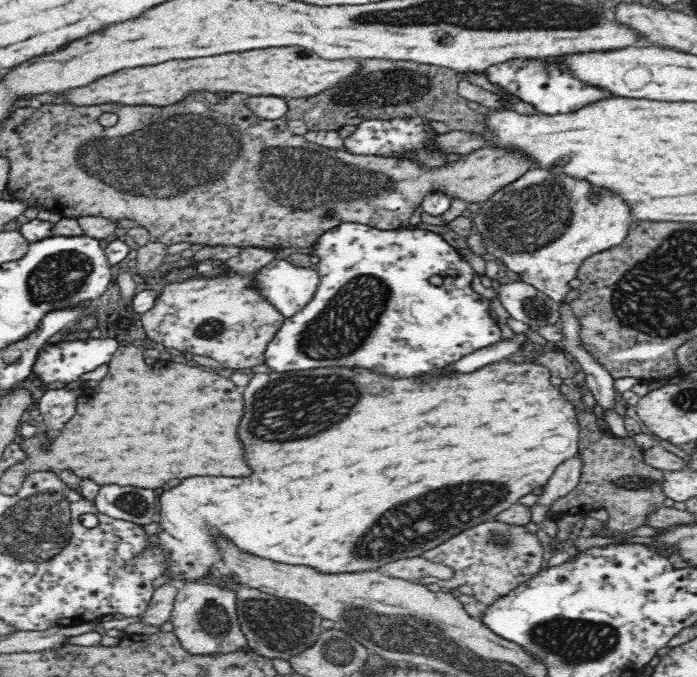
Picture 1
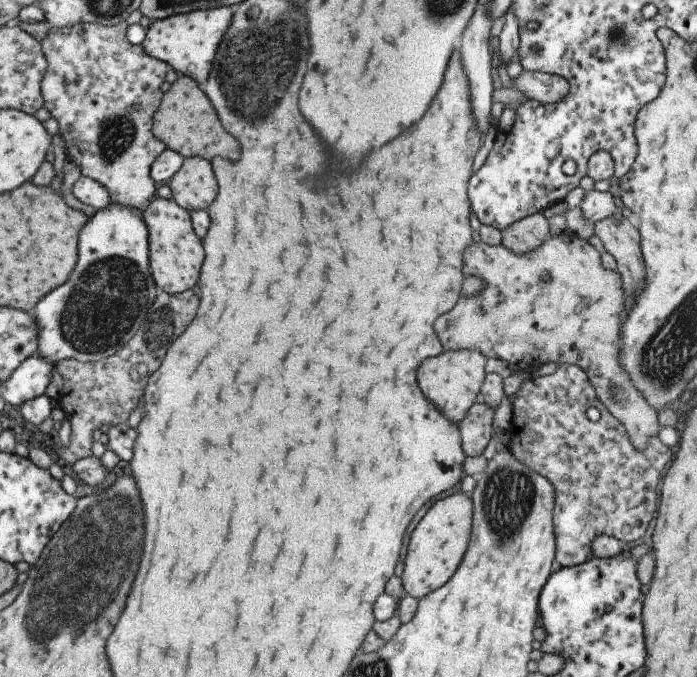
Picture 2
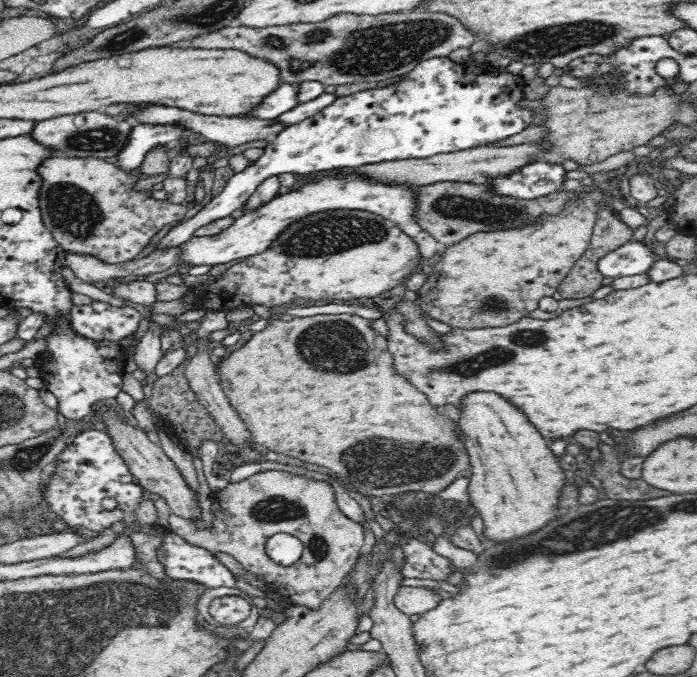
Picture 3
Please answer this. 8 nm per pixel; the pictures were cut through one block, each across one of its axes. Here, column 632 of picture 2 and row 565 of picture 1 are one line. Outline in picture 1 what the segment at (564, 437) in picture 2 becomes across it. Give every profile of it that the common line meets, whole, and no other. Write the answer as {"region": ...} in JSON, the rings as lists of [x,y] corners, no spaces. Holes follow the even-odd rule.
{"region":[[[486,521],[446,539],[446,542],[427,550],[423,557],[453,570],[451,579],[437,581],[441,589],[456,591],[459,586],[470,586],[475,598],[490,606],[519,584],[532,580],[532,576],[540,571],[544,554],[542,546],[541,540],[526,532],[524,526]]]}

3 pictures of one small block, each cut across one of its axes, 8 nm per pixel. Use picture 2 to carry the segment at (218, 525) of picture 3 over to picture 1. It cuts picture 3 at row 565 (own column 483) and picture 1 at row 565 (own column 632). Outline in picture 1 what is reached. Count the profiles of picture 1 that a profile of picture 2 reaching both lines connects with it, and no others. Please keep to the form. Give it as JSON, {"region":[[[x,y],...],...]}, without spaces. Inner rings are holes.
{"region":[[[422,557],[403,558],[380,567],[382,573],[406,581],[418,581],[424,577],[433,577],[435,581],[453,577],[453,570],[444,564],[436,564]]]}

